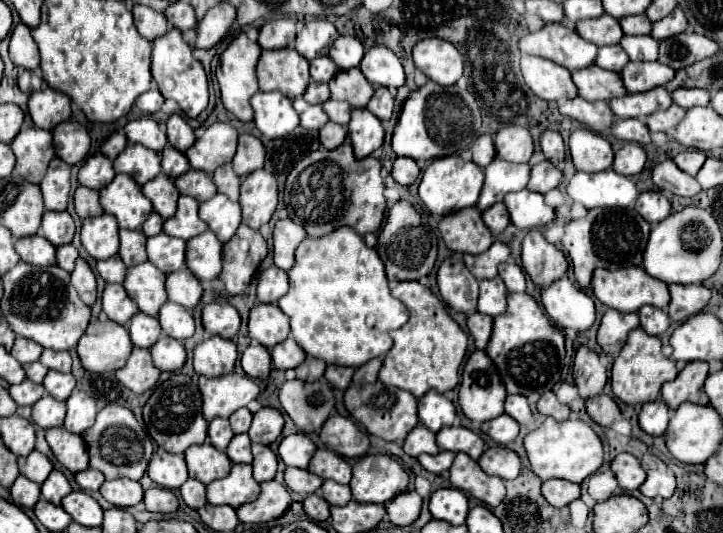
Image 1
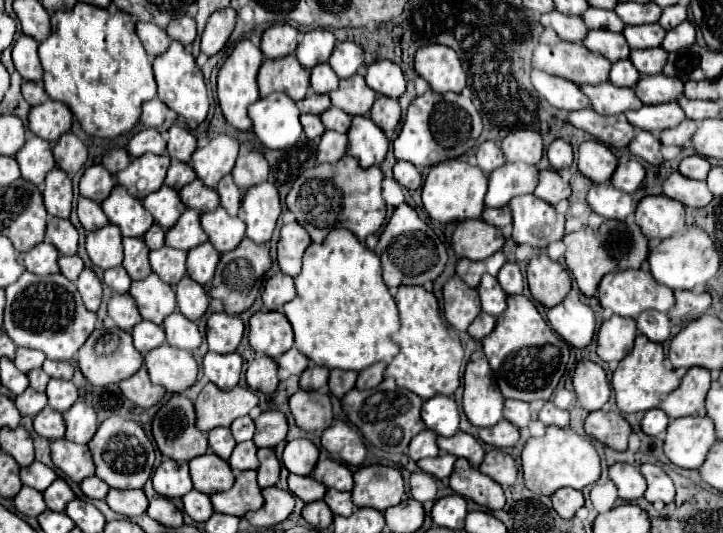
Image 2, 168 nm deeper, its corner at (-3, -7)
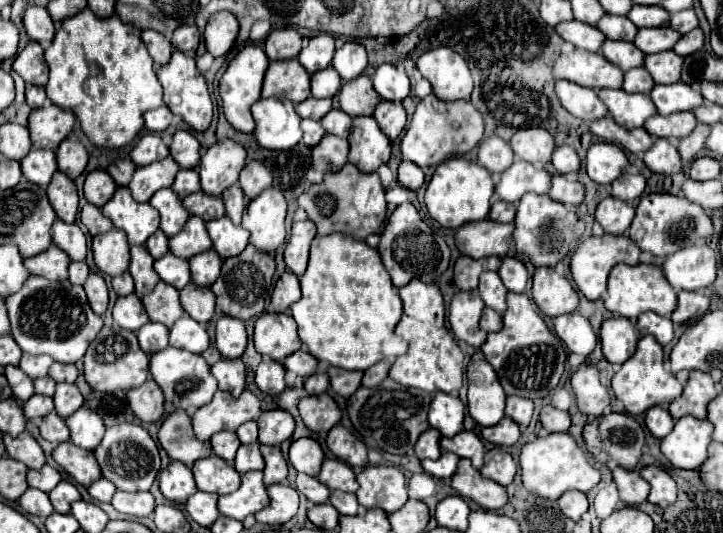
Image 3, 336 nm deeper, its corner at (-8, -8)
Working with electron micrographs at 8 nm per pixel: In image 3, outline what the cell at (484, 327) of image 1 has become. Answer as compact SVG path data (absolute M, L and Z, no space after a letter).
M483 309L483 317L481 317L481 329L485 331L485 333L495 333L495 331L499 331L501 329L501 325L503 325L503 319L501 319L501 315L499 313L495 313L493 309Z

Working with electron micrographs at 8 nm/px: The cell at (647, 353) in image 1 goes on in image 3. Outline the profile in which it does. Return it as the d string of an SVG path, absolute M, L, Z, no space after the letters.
M645 335L645 337L639 339L635 355L631 359L627 359L627 363L623 363L623 367L613 375L611 387L613 387L615 397L619 401L623 401L627 413L631 413L631 415L645 413L653 405L667 409L669 403L673 399L677 399L683 391L683 385L675 379L675 375L665 371L665 367L663 367L663 347L651 335Z

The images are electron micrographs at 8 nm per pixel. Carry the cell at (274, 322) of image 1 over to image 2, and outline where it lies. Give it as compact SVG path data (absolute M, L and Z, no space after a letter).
M260 310L250 318L248 340L254 352L262 352L270 358L278 358L294 344L294 334L288 318L282 312Z

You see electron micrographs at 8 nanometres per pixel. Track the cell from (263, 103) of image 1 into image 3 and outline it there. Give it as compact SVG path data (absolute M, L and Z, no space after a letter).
M275 95L269 99L259 99L251 107L251 113L257 123L253 133L261 147L287 151L301 141L301 117L295 113L295 107L287 101L287 97Z

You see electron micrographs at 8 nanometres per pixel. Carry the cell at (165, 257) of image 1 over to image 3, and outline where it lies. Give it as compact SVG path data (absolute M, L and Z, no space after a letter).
M165 253L161 259L155 261L155 271L159 277L173 285L175 289L183 289L191 281L191 271L189 271L189 261L181 259L173 253Z

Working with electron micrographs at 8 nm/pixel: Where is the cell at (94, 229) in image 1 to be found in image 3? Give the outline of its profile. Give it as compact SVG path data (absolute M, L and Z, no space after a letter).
M111 229L93 237L93 257L101 273L111 277L125 273L129 267L129 243L121 229Z

